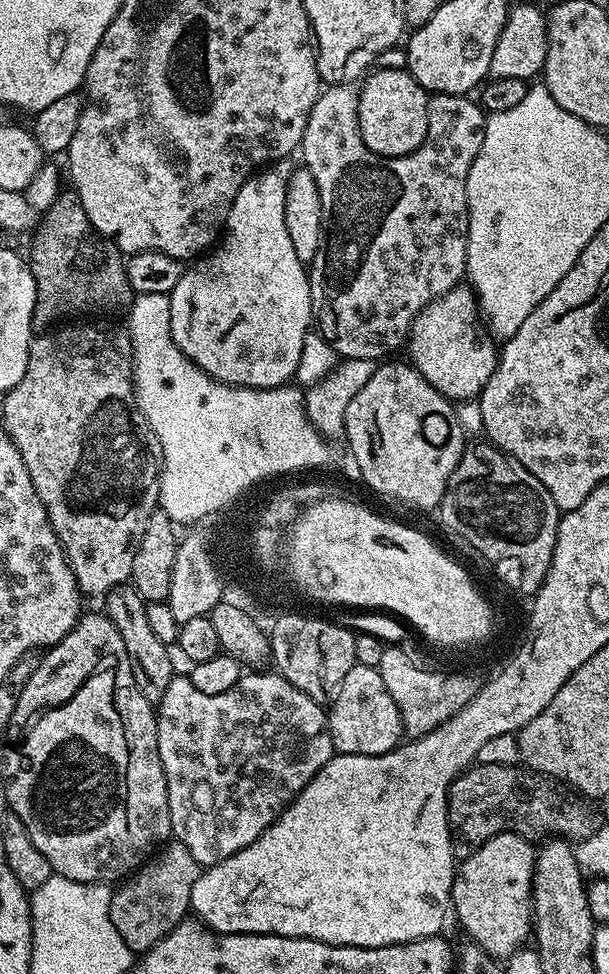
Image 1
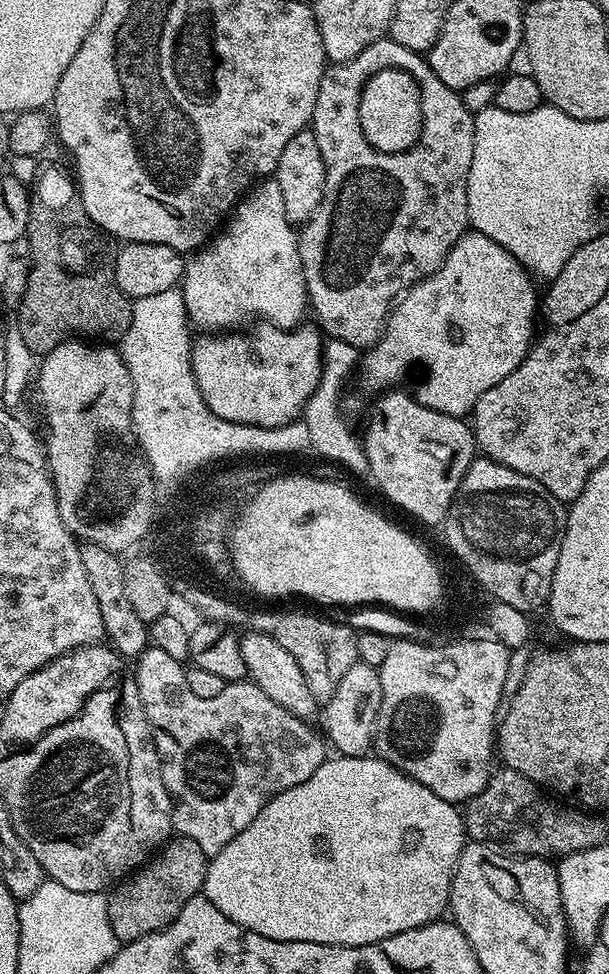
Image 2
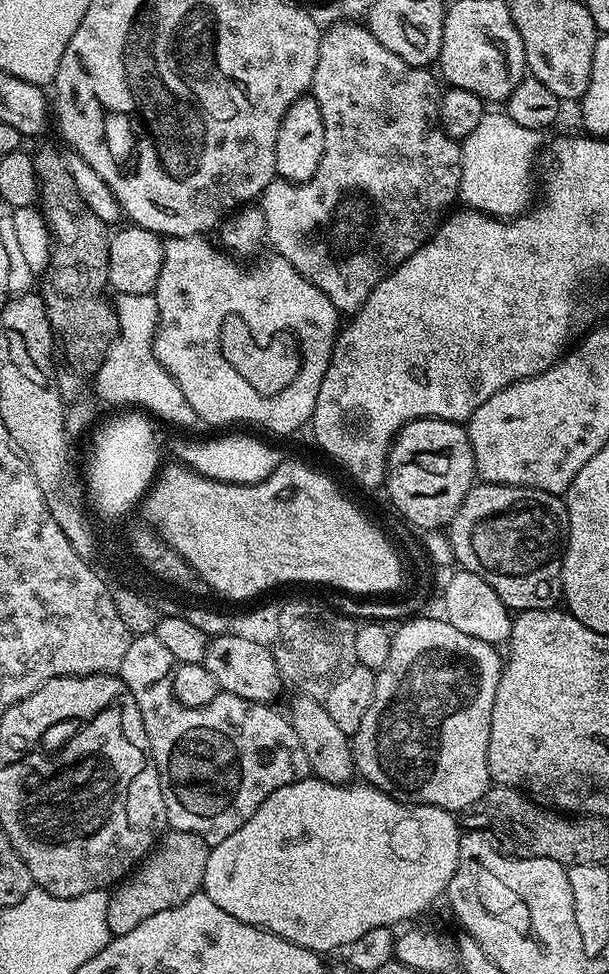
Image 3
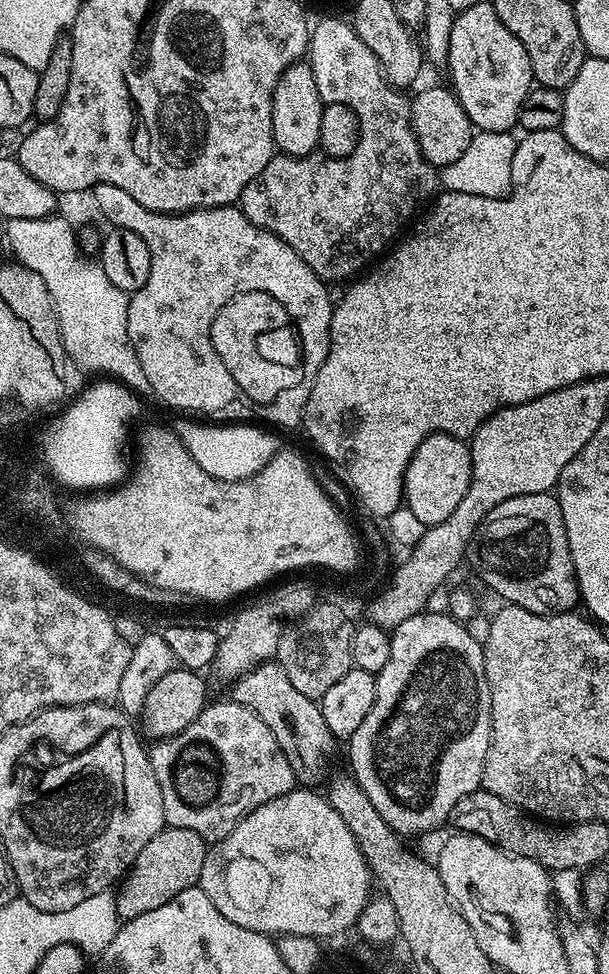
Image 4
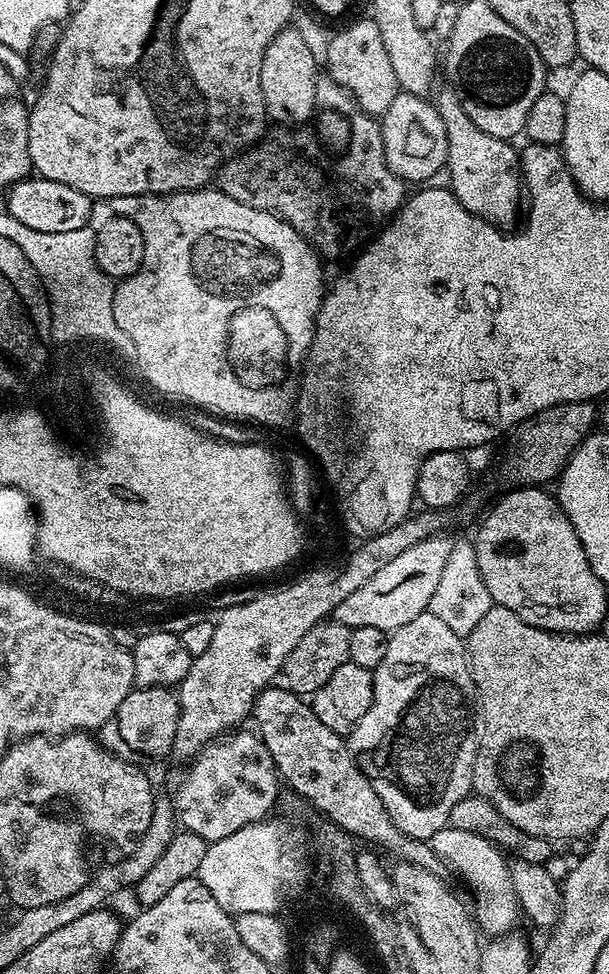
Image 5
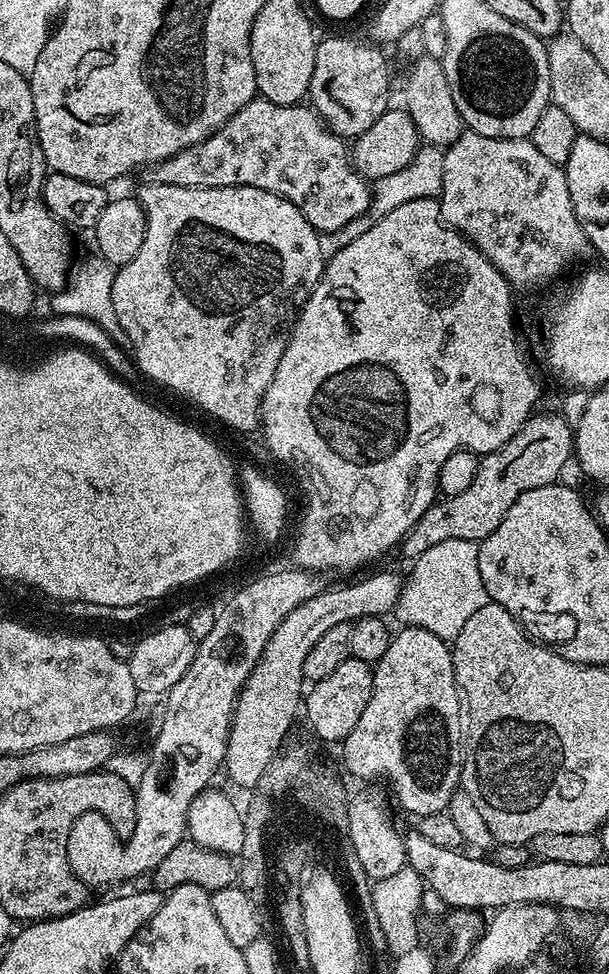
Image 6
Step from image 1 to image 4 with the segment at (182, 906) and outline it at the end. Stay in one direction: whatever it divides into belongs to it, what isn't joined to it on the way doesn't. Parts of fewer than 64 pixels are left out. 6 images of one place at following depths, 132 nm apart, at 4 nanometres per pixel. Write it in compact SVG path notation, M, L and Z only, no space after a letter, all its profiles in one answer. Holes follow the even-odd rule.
M165 826L158 834L154 834L154 838L142 846L142 854L138 854L127 876L115 889L116 913L121 921L138 918L138 914L146 914L170 902L174 894L182 894L182 890L197 887L208 849L209 845L201 836L194 834L194 830Z

